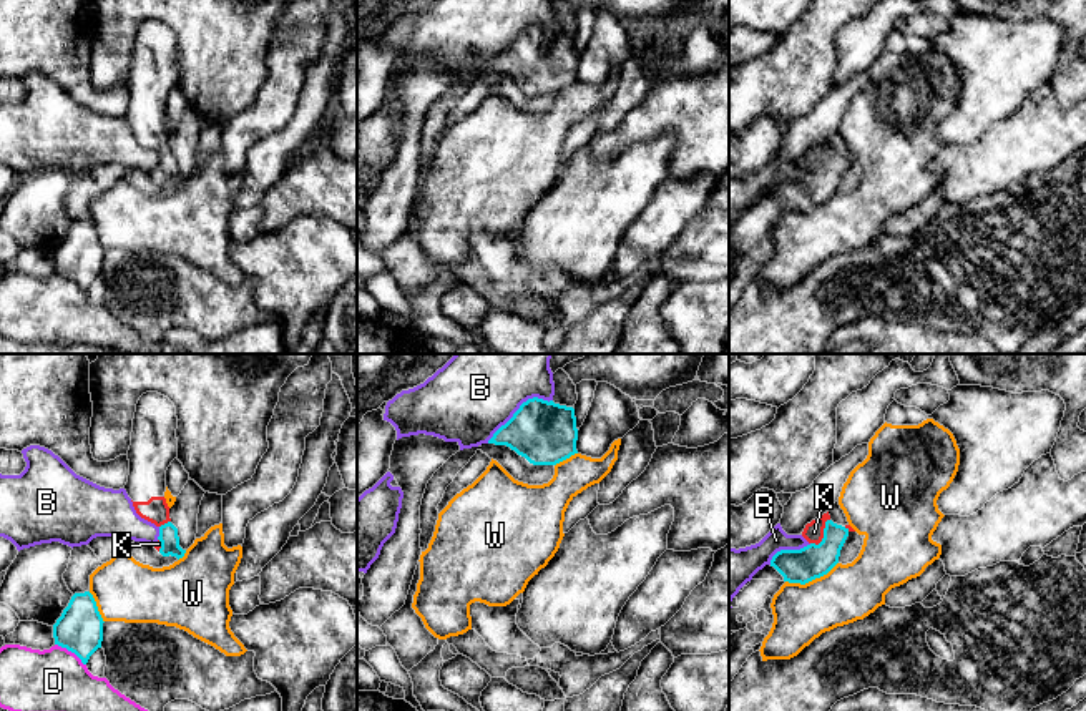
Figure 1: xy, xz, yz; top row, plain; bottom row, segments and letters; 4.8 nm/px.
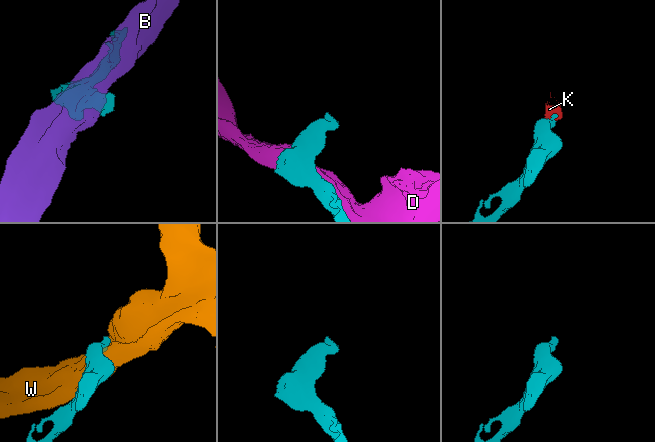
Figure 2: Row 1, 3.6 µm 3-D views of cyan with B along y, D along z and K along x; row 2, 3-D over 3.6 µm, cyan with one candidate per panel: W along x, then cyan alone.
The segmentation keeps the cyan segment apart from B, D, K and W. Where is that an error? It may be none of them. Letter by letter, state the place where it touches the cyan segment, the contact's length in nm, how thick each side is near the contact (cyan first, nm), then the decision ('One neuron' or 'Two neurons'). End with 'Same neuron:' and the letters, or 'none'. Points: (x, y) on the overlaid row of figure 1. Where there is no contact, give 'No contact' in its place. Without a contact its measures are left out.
B: Touches cyan at xz (518, 409). Shared border 380 nm. Thickness 300 nm (cyan) against 460 nm. Two neurons
D: Touches cyan at xy (70, 650). Shared border 190 nm. Thickness 220 nm (cyan) against 300 nm. Two neurons
K: Touches cyan at yz (824, 535). Shared border 160 nm. Thickness 160 nm (cyan) against 100 nm. One neuron
W: Touches cyan at yz (811, 580). Shared border 280 nm. Thickness 160 nm (cyan) against 280 nm. Two neurons
Same neuron: K

